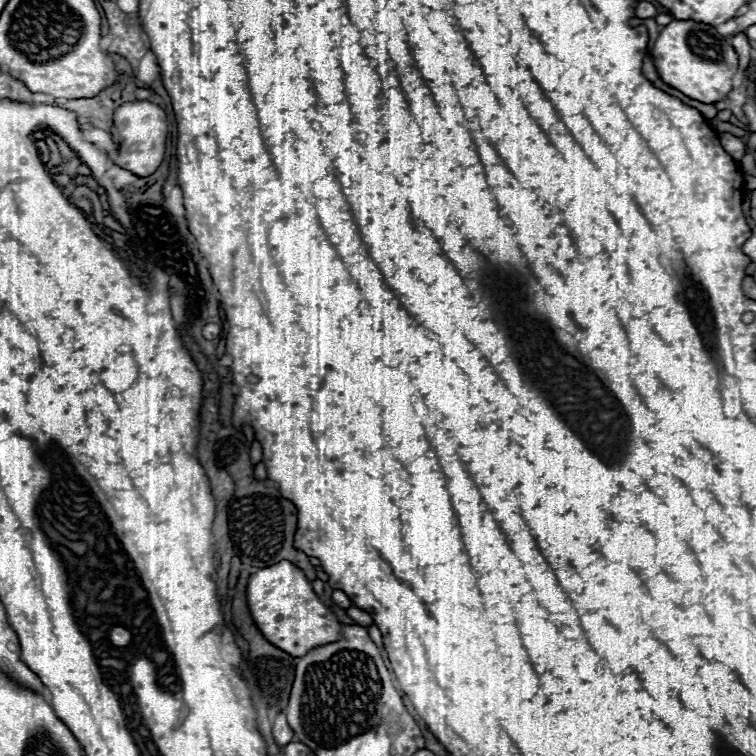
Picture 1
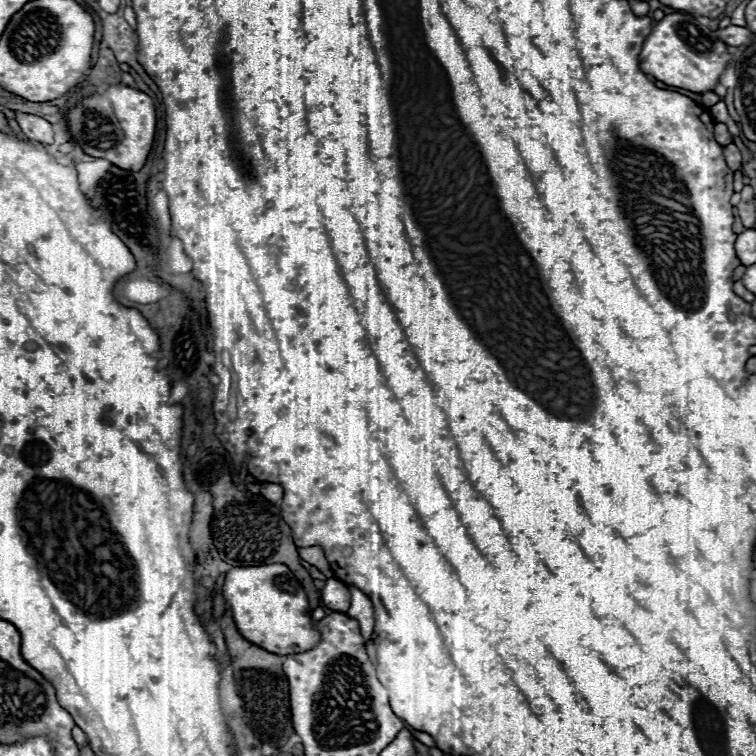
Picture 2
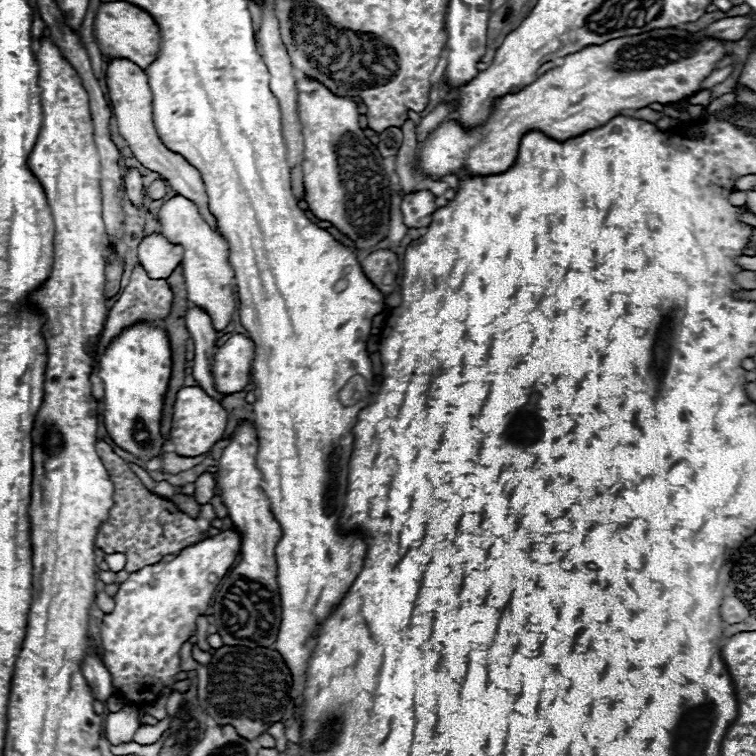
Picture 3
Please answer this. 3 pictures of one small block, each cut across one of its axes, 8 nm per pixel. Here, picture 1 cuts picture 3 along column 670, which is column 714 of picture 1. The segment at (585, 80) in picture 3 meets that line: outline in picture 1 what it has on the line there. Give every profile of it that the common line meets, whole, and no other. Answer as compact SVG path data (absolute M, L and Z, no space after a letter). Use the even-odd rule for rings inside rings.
M672 20L662 28L650 54L660 78L694 100L714 104L724 100L732 90L732 76L738 70L738 56L728 38L720 36L714 26L694 20Z

